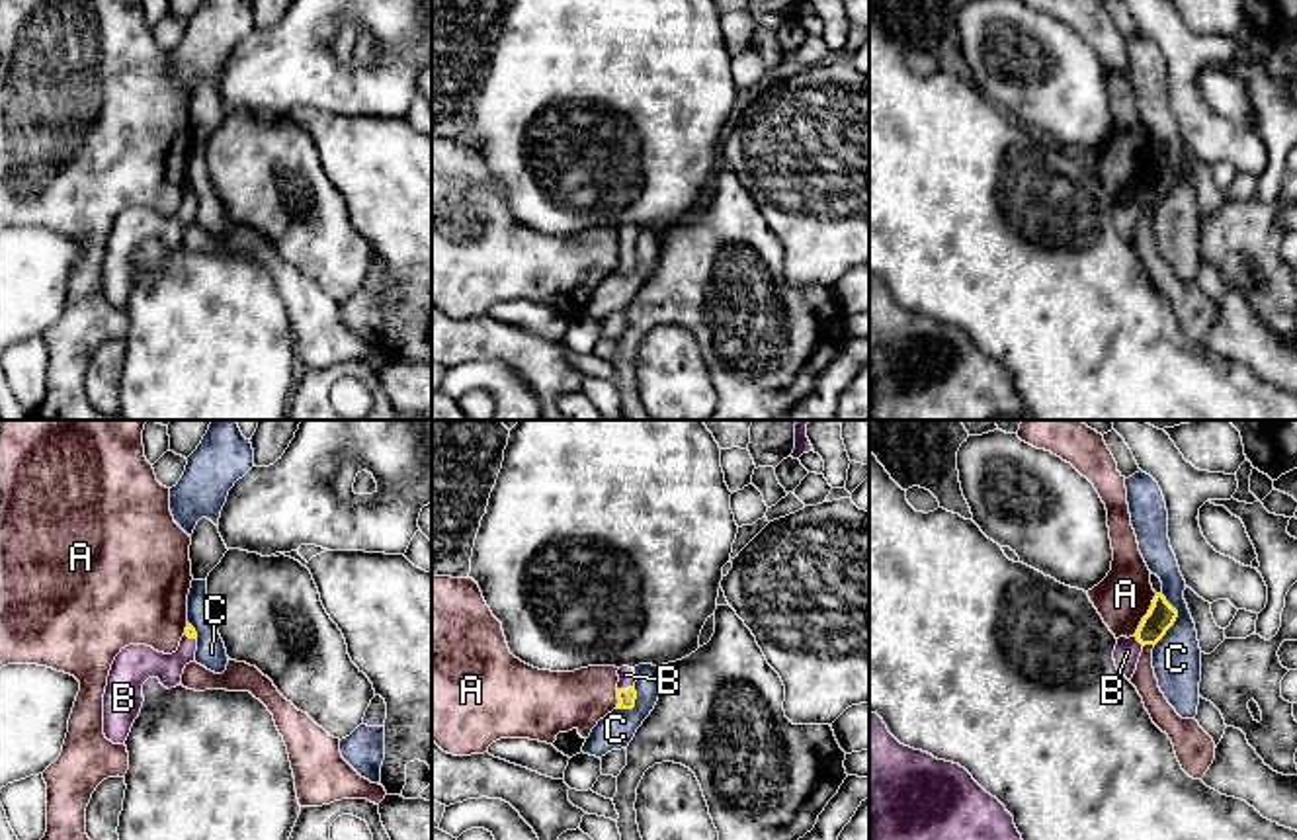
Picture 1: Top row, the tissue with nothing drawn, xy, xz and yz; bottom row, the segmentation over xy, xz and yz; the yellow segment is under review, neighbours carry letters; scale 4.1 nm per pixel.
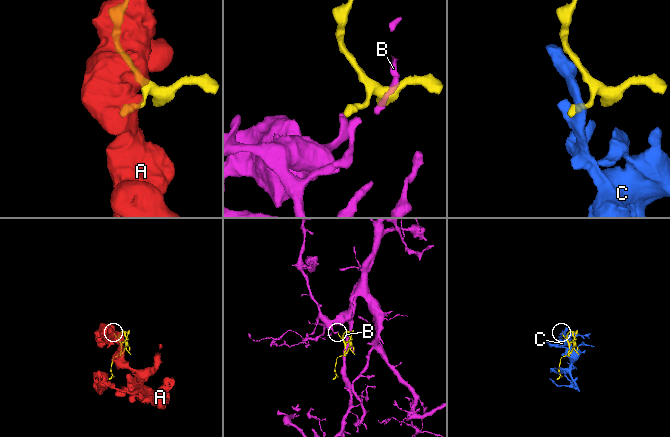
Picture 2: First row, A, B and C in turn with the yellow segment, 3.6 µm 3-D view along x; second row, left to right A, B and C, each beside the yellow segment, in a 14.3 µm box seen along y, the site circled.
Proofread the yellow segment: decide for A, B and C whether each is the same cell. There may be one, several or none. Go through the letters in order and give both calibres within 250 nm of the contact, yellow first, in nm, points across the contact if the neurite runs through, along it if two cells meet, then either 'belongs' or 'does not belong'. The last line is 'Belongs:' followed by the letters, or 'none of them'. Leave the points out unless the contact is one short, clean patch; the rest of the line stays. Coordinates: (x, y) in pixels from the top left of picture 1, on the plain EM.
A: 120/220 nm | does not belong
B: 70/70 nm | across xz (627, 258), (627, 251), (626, 237) | belongs
C: 120/200 nm | along yz (1161, 155), (1176, 174), (1176, 182), (1155, 208) | does not belong
Belongs: B

